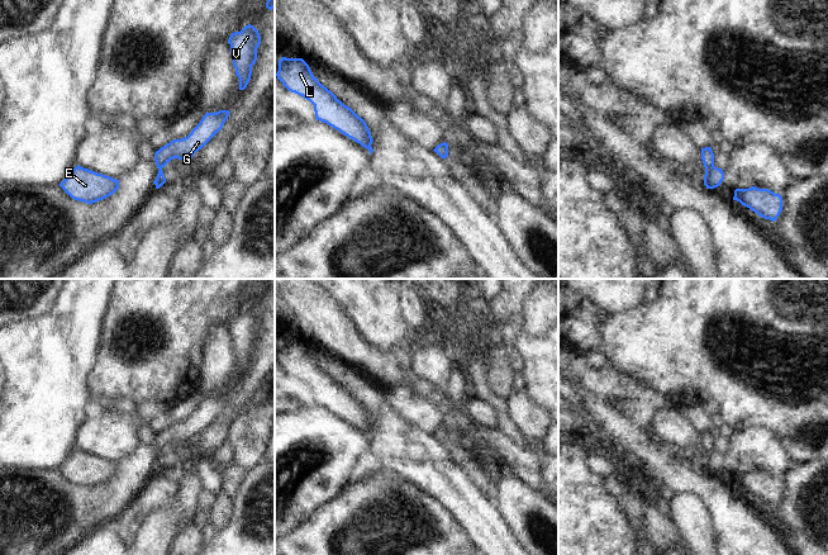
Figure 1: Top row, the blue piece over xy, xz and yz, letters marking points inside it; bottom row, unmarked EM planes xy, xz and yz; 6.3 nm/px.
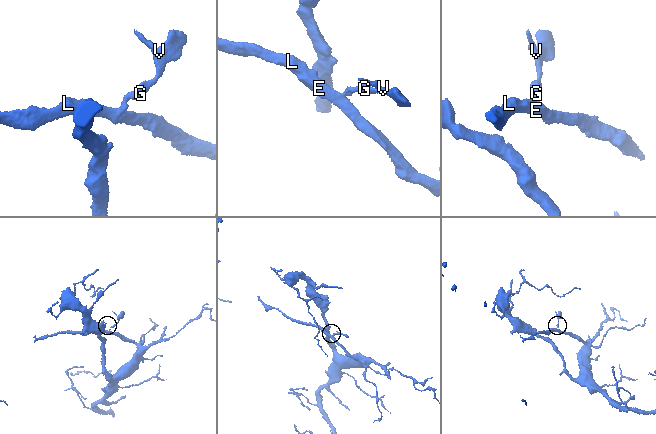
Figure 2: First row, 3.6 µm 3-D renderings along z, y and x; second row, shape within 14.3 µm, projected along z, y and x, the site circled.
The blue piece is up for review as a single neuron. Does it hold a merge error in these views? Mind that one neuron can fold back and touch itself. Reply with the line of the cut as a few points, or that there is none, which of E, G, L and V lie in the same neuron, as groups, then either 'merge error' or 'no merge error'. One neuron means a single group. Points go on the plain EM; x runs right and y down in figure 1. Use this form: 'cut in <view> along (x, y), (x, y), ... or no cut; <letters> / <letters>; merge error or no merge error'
no cut; E G L V; no merge error

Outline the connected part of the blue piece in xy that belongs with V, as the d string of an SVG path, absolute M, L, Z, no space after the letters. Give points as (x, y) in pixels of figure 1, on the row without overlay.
M248 308L241 316L232 317L228 327L233 338L233 350L239 362L239 374L244 374L251 364L252 350L257 345L261 319L253 309Z

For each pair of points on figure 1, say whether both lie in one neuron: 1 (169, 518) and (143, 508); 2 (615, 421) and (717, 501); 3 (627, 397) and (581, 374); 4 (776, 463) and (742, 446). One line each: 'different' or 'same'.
1: different
2: same
3: same
4: same

